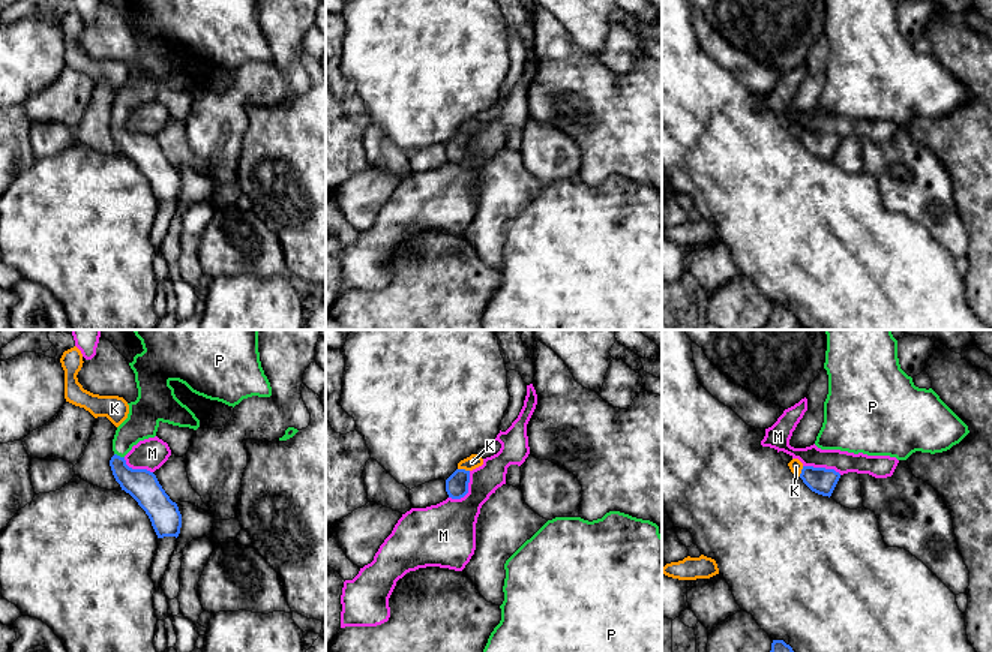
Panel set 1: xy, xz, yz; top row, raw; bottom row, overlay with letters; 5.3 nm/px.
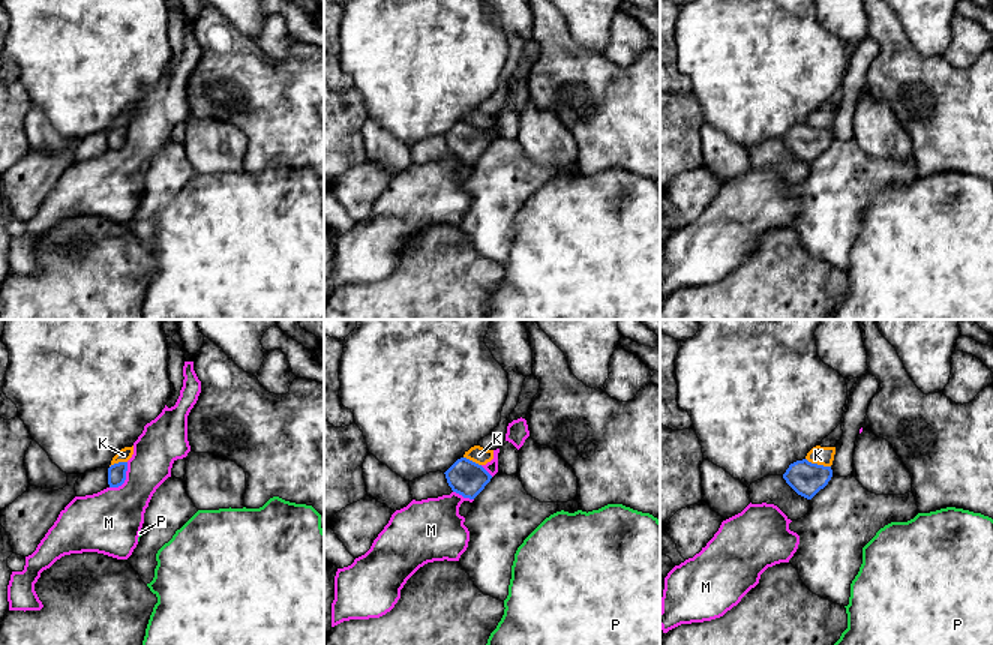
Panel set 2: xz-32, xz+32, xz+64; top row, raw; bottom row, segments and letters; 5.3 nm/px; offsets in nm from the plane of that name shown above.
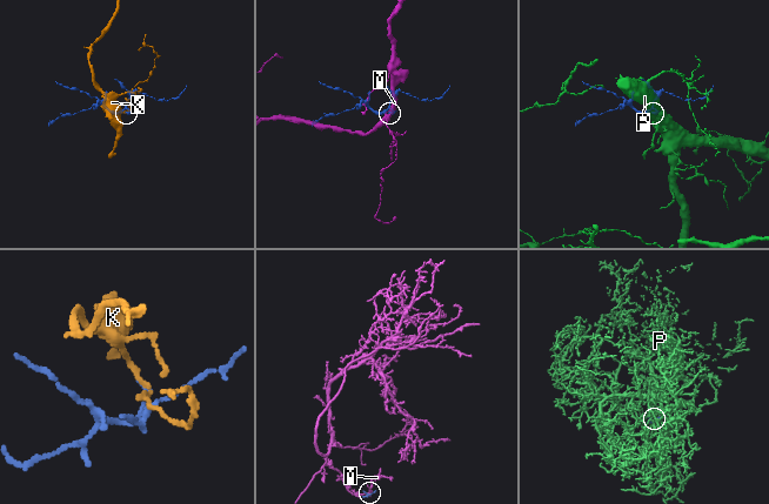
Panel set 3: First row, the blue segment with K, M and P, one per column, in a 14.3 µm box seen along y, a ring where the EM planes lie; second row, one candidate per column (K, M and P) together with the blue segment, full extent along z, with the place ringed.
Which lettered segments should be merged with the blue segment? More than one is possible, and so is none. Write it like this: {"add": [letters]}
{"add": ["P"]}

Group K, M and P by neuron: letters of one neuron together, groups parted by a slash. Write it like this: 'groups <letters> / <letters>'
groups K / M / P

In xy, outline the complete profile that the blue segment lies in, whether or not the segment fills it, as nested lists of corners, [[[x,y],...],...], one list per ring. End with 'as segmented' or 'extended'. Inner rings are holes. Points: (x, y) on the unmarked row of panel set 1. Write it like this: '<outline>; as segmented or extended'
[[[137,0],[143,16],[129,27],[135,37],[138,61],[129,69],[128,82],[117,91],[113,103],[114,120],[110,130],[122,154],[129,157],[149,180],[158,202],[179,201],[182,178],[170,163],[156,139],[147,133],[132,133],[125,120],[140,105],[155,102],[159,87],[197,94],[200,84],[174,58],[171,45],[185,48],[192,57],[228,70],[239,69],[243,63],[258,60],[270,61],[272,51],[264,39],[258,16],[258,0]]]; extended

